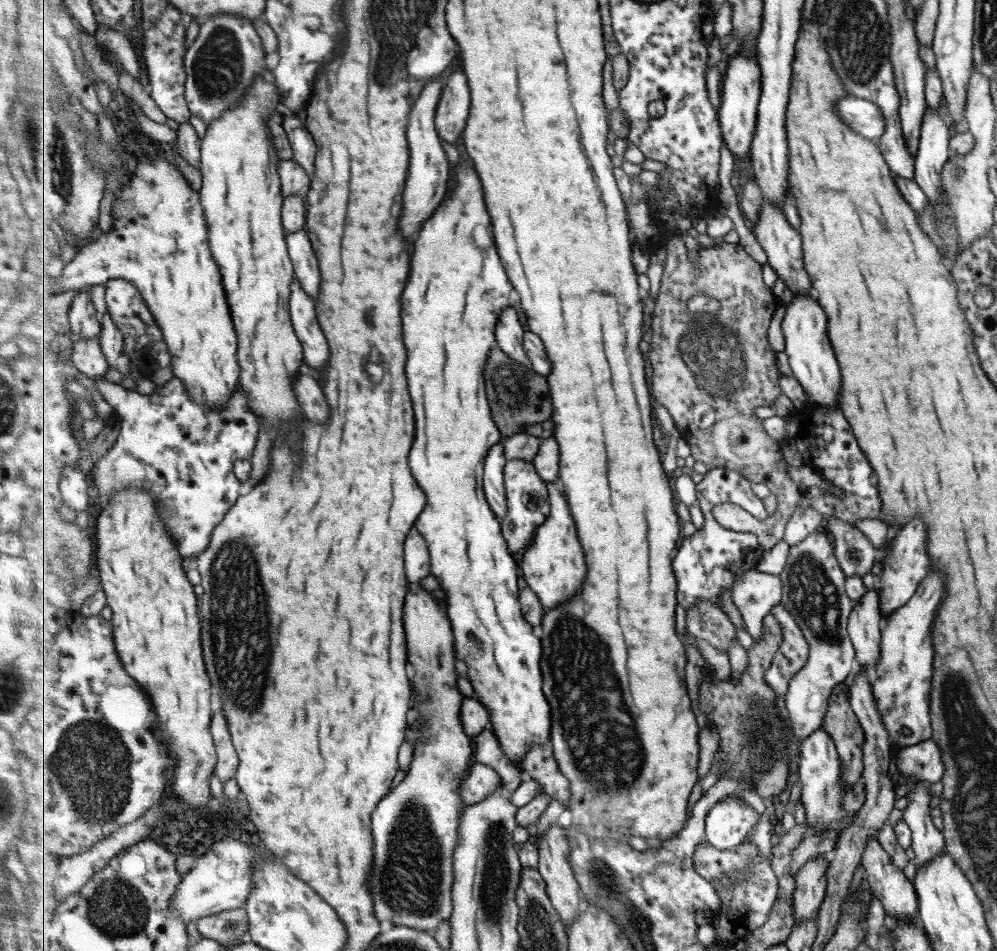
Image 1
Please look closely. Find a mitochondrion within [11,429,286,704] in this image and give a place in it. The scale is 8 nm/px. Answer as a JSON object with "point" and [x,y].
{"point":[65,553]}

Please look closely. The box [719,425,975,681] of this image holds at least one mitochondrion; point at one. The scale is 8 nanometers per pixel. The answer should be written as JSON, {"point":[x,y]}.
{"point":[809,590]}

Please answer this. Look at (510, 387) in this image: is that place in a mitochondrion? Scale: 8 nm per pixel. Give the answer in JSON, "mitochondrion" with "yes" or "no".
{"mitochondrion":"yes"}

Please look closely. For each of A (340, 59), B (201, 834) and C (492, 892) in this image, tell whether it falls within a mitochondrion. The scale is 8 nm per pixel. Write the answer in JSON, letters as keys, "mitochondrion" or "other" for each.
{"A":"other","B":"mitochondrion","C":"mitochondrion"}

